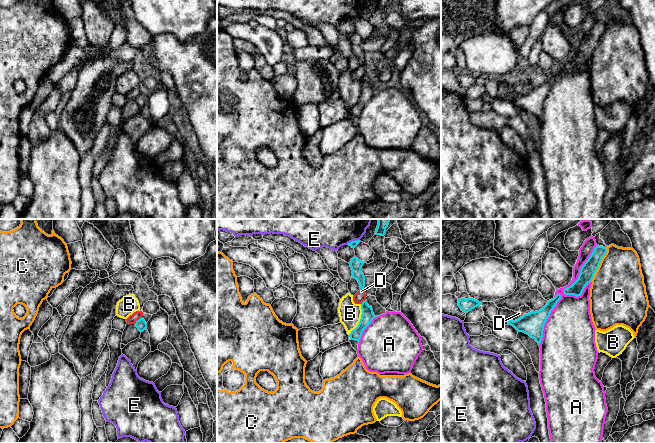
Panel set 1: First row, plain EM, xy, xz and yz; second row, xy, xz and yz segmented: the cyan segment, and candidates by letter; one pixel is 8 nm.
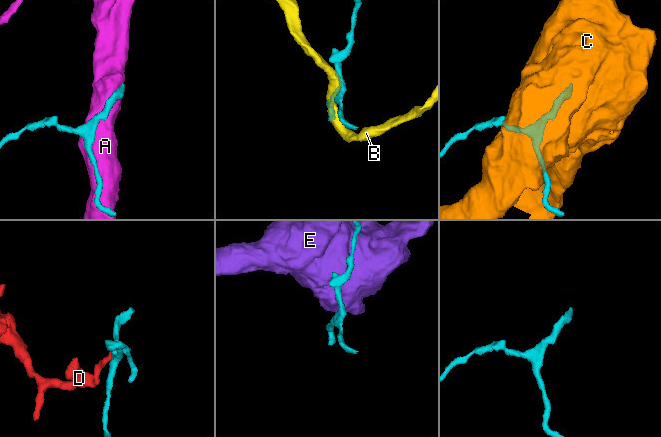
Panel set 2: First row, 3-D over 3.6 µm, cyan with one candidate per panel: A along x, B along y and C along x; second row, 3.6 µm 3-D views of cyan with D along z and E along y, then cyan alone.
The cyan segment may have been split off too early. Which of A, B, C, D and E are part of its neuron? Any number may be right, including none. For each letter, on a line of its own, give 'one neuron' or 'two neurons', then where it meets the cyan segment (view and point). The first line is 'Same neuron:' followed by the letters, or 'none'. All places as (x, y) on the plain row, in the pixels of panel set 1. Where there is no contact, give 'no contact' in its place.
Same neuron: none
A: two neurons; meets cyan in yz at (580, 47)
B: two neurons; meets cyan in xz at (360, 97)
C: two neurons; meets cyan in yz at (599, 40)
D: two neurons; meets cyan in xy at (137, 96)
E: two neurons; meets cyan in xz at (352, 17)

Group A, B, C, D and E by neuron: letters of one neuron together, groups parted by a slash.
A / B / C / D / E

